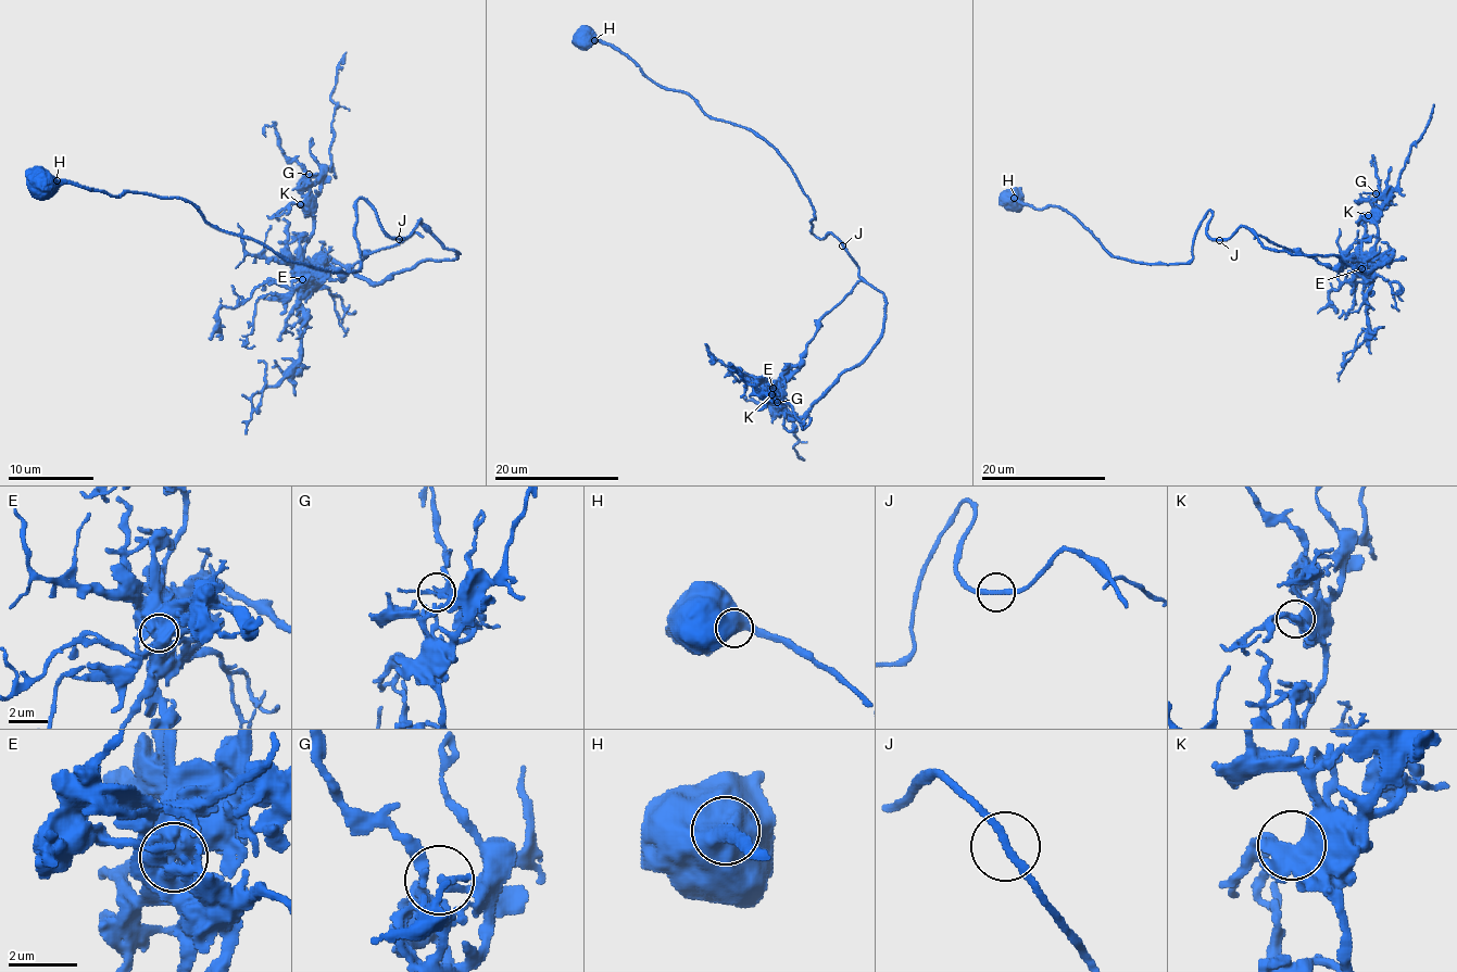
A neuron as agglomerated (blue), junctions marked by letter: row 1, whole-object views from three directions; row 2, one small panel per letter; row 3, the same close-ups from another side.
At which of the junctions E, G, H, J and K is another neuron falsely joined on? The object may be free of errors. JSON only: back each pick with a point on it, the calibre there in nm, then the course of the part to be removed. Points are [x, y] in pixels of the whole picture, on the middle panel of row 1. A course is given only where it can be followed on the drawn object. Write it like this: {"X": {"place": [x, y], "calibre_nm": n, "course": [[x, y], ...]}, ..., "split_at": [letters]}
{"E": {"place": [773, 388], "calibre_nm": 850, "course": [[773, 388], [801, 364], [801, 354], [818, 323], [859, 279]]}, "split_at": ["E"]}

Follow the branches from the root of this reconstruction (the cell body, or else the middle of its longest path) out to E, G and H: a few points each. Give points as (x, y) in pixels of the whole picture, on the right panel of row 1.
E: (1219, 240), (1245, 226), (1267, 249), (1335, 255), (1361, 270), (1379, 267), (1392, 254), (1361, 269)
G: (1219, 240), (1245, 226), (1267, 249), (1335, 255), (1371, 270), (1392, 255), (1376, 251), (1376, 193)
H: (1219, 240), (1207, 234), (1209, 211), (1188, 262), (1135, 263), (1114, 256), (1060, 207), (1035, 209), (1014, 198)

